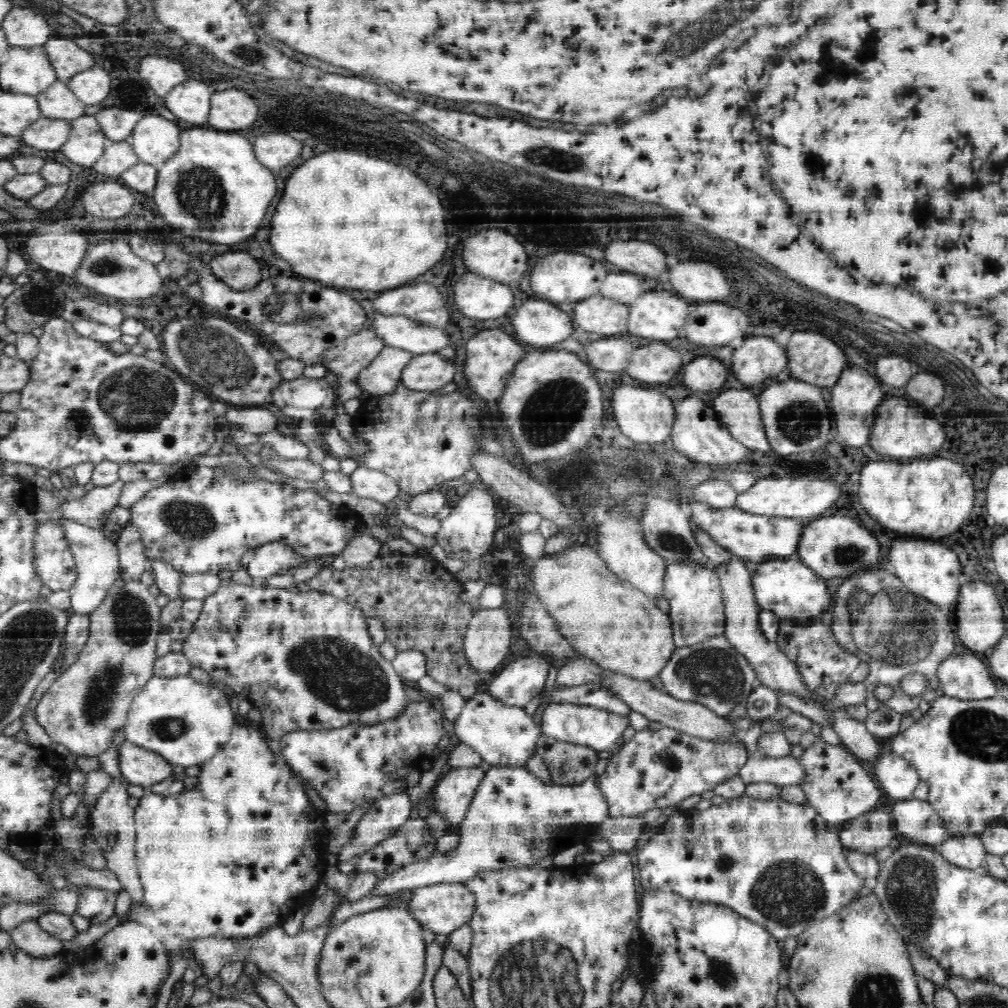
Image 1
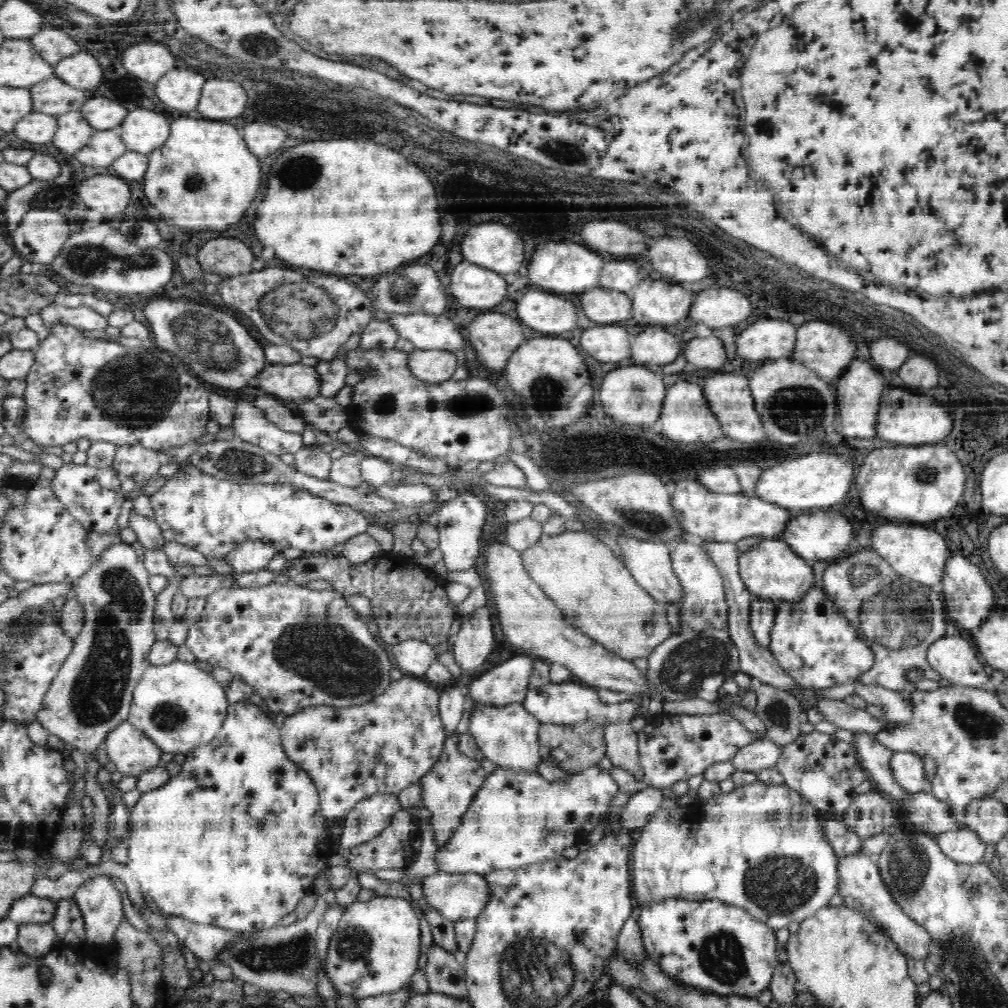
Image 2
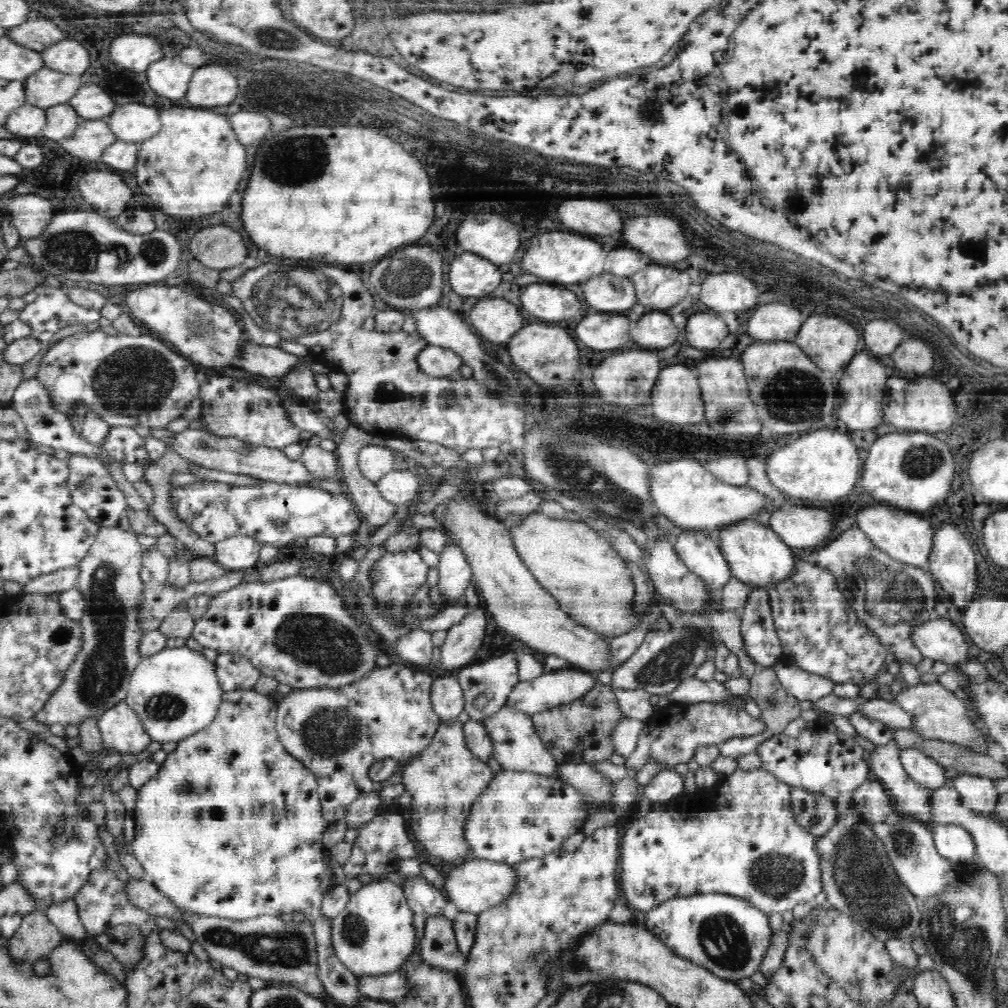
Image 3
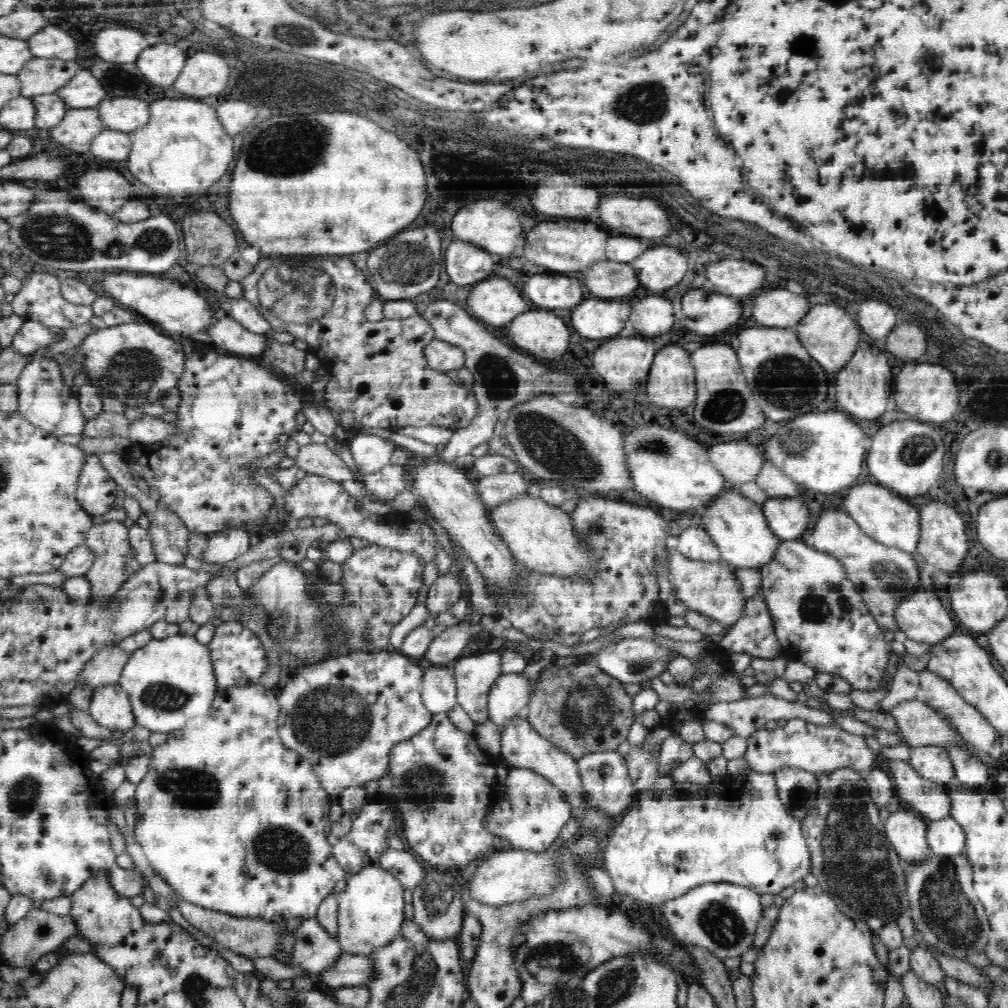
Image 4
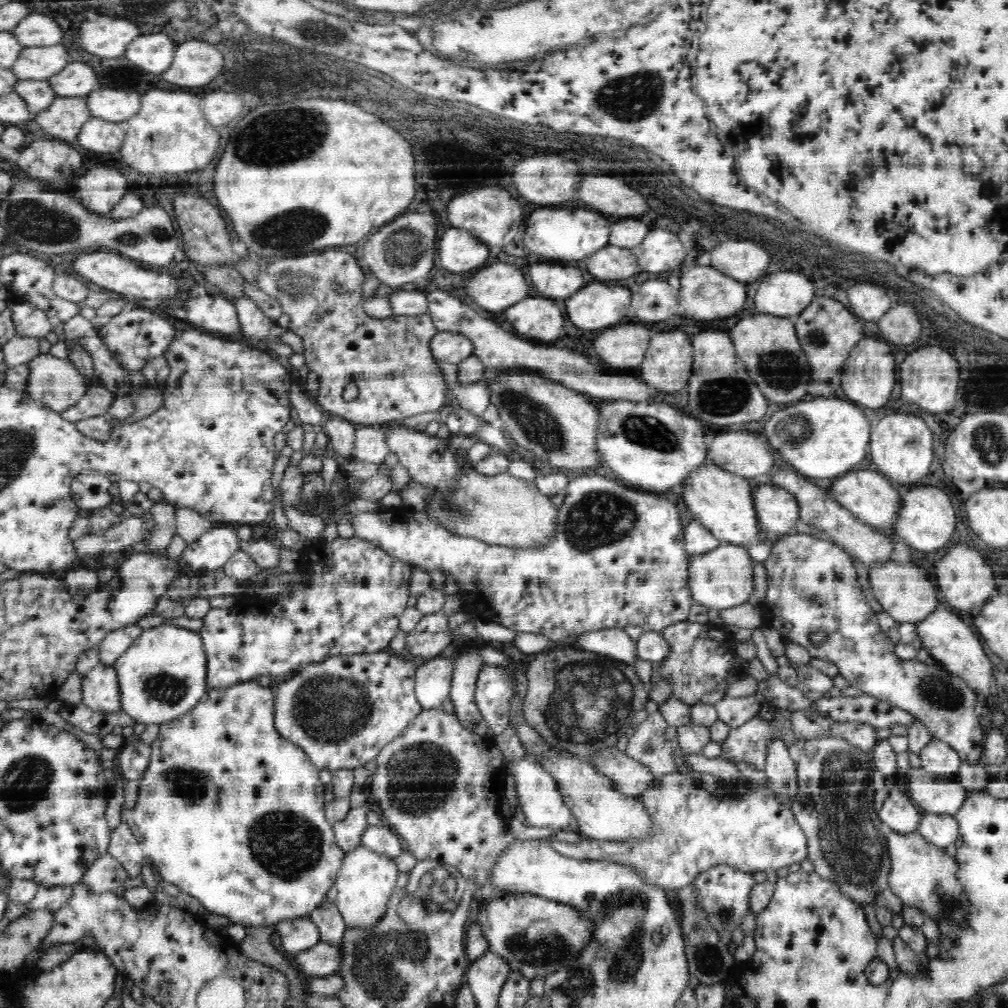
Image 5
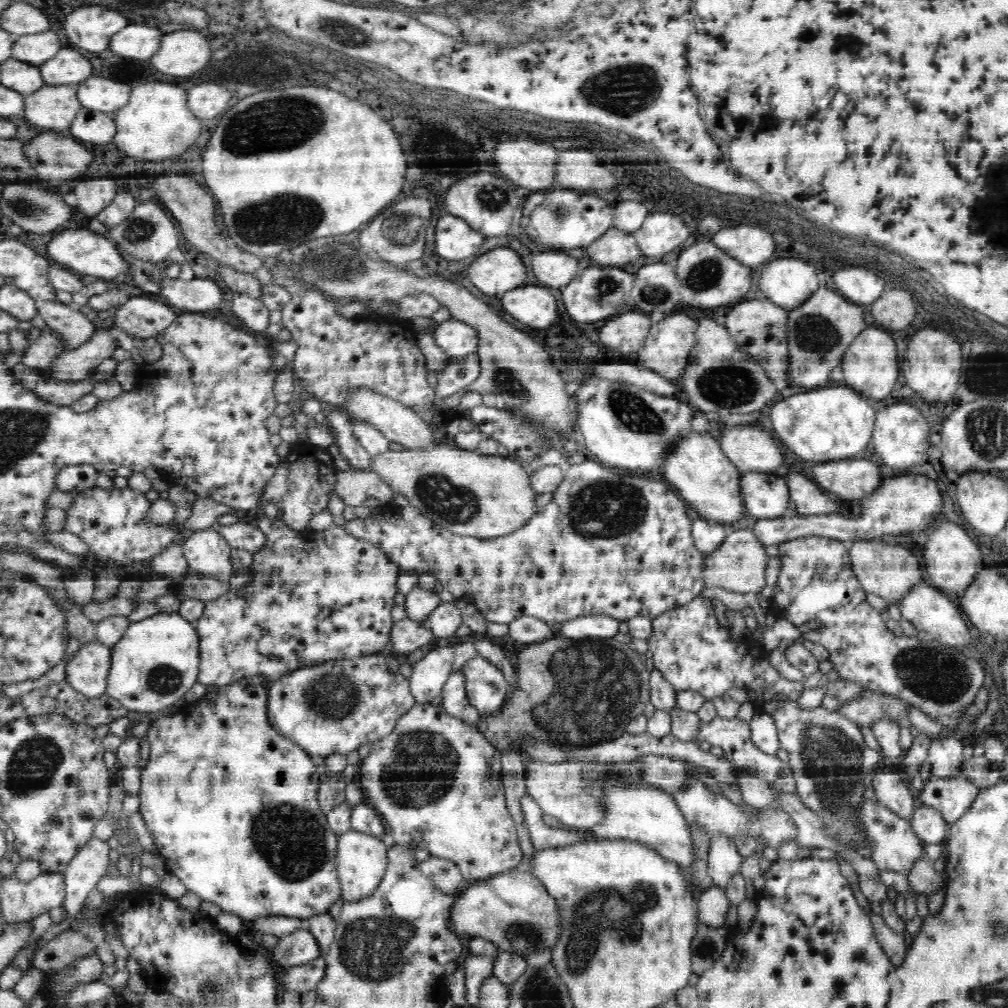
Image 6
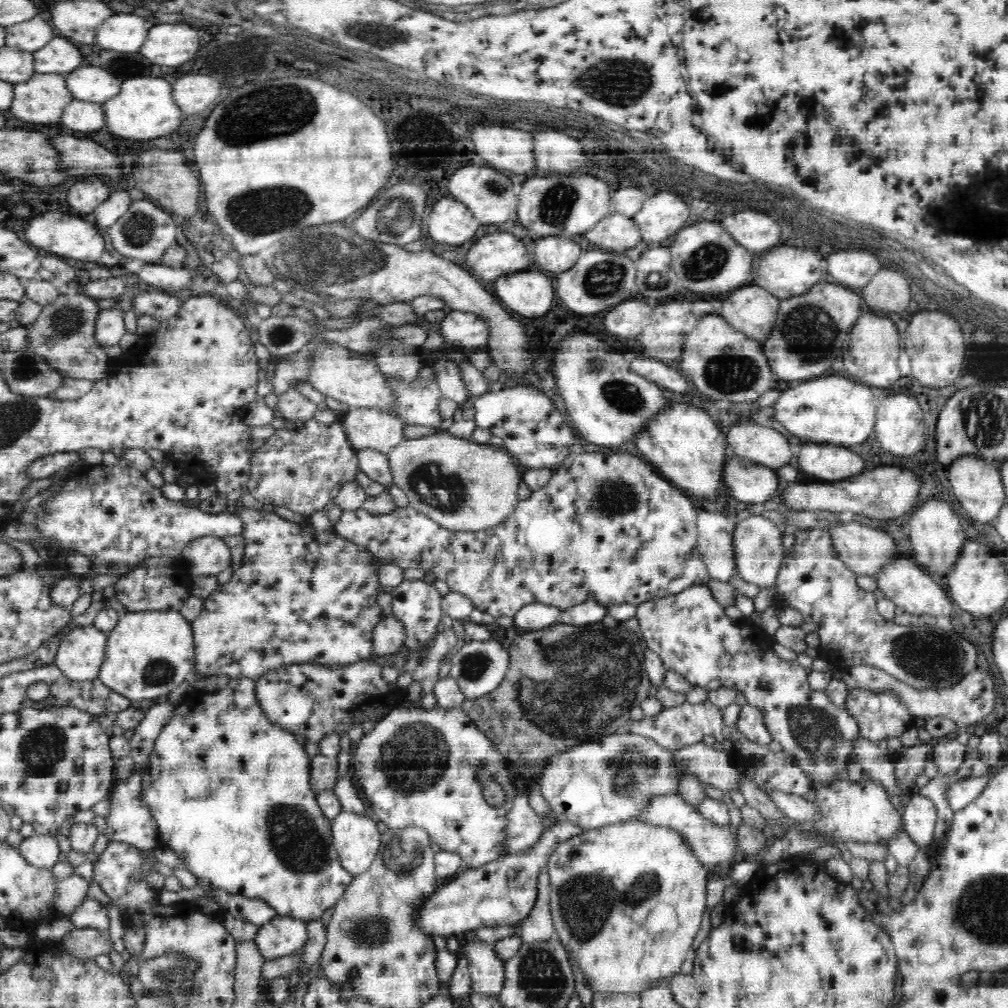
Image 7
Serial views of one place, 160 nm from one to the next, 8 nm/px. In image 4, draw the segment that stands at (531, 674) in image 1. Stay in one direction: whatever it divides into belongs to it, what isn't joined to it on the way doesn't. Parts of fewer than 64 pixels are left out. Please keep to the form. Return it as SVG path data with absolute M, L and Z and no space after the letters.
M490 651L460 656L453 665L457 704L468 713L475 726L489 720L488 692L501 672L501 653Z

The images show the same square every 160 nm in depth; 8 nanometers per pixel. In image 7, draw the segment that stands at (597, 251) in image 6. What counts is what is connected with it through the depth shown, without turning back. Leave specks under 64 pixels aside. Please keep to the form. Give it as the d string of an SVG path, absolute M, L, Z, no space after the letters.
M611 214L600 221L586 234L586 238L593 245L609 252L634 249L643 240L633 220L620 214Z

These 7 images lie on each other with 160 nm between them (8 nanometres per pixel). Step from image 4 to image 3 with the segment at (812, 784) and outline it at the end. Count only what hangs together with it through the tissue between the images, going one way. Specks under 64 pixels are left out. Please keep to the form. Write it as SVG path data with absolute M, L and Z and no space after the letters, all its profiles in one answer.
M791 786L791 811L800 826L820 838L834 826L838 802L822 793Z

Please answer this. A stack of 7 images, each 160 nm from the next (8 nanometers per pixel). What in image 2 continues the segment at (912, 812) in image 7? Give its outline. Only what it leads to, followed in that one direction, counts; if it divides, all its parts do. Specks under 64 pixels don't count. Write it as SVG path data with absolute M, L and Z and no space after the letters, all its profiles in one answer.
M964 826L956 831L934 836L934 838L941 851L957 863L980 863L984 850L986 850L986 844L976 832Z

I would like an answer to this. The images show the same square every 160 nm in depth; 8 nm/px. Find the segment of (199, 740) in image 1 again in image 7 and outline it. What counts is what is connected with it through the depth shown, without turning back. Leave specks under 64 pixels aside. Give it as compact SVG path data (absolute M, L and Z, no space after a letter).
M175 610L127 612L119 618L119 623L107 632L107 649L97 678L108 686L108 689L116 691L128 700L148 700L160 698L174 691L178 684L186 680L192 666L194 666L194 637L191 622L184 618L183 614Z

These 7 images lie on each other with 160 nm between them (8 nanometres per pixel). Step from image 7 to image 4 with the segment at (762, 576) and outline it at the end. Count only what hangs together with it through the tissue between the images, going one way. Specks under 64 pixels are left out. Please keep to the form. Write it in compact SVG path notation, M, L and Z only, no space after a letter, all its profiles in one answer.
M678 549L668 550L666 555L670 556L670 574L672 574L670 580L674 580L676 596L682 600L683 604L685 604L689 610L695 610L700 614L704 614L704 616L720 621L720 623L724 625L723 634L726 634L727 630L731 629L731 626L742 616L747 602L744 595L742 595L740 581L738 581L732 566L726 564L724 561L720 561L719 564L714 564L714 562L693 561L692 559L686 558Z

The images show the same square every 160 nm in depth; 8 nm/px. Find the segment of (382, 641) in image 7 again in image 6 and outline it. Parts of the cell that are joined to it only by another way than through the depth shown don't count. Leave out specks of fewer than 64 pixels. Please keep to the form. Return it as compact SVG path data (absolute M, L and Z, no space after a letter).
M404 619L393 622L391 638L386 650L393 650L397 654L406 654L414 652L424 645L432 645L435 638L428 625L424 626L414 620Z

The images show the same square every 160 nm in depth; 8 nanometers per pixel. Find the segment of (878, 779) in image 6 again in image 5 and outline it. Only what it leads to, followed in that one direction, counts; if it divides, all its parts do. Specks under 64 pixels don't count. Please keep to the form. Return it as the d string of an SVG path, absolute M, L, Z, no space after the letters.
M900 785L890 787L888 797L877 815L892 832L905 836L916 834L923 817L908 792L905 792L905 787Z

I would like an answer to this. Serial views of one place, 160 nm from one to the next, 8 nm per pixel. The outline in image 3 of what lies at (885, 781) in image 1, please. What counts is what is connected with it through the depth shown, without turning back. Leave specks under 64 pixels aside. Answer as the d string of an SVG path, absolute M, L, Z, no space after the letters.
M914 747L901 750L901 762L910 779L920 783L922 787L934 790L944 786L945 768L922 754L920 750Z

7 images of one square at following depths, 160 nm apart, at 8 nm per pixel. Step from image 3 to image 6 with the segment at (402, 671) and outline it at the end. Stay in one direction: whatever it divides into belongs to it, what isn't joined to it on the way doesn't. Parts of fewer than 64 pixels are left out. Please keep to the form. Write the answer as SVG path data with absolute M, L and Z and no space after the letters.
M382 652L363 657L324 662L320 666L308 666L286 674L272 682L268 690L268 723L279 734L306 746L312 754L344 754L356 750L364 742L376 742L394 732L399 718L417 703L409 690L409 680L400 673L390 674Z

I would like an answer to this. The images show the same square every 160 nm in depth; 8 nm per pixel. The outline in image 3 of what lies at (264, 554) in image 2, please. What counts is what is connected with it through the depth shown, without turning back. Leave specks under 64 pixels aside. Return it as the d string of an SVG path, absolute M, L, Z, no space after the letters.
M236 535L215 545L214 560L228 571L246 571L260 564L258 552L263 543L254 537Z

